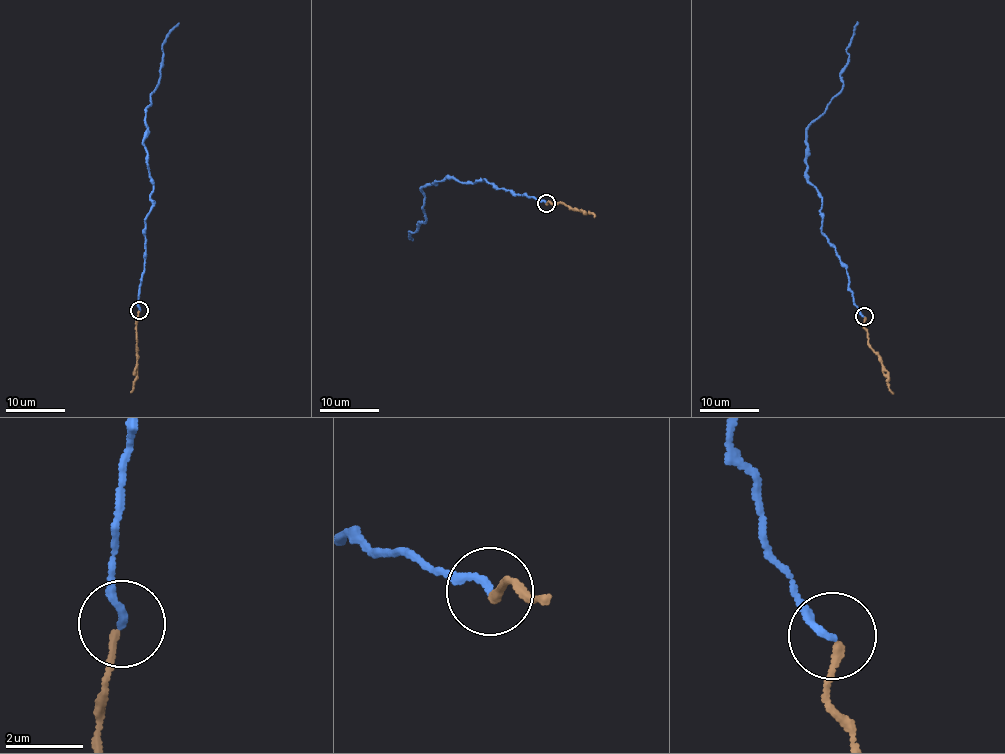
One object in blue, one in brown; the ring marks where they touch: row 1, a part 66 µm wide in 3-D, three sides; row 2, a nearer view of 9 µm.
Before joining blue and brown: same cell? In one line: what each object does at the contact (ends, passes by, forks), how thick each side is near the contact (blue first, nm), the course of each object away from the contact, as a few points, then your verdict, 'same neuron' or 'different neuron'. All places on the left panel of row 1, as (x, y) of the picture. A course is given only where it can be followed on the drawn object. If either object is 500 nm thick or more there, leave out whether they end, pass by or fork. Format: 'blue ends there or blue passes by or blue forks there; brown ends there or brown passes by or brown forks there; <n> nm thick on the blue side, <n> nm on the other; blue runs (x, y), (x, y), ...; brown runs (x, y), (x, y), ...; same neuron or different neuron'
blue ends there; brown ends there; 200 nm thick on the blue side, 180 nm on the other; blue runs (139, 310), (145, 236), (154, 184), (143, 143), (147, 129), (145, 111), (158, 83), (162, 42), (177, 24); brown runs (138, 311), (136, 380), (131, 392); same neuron

